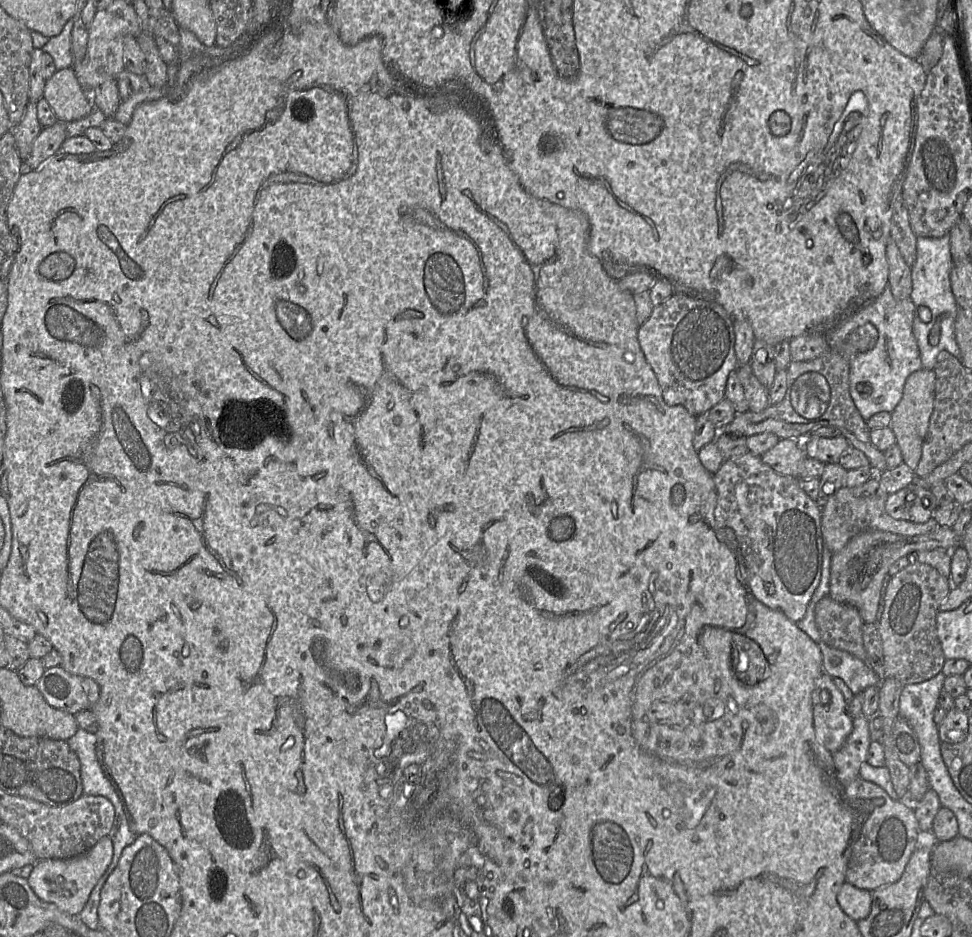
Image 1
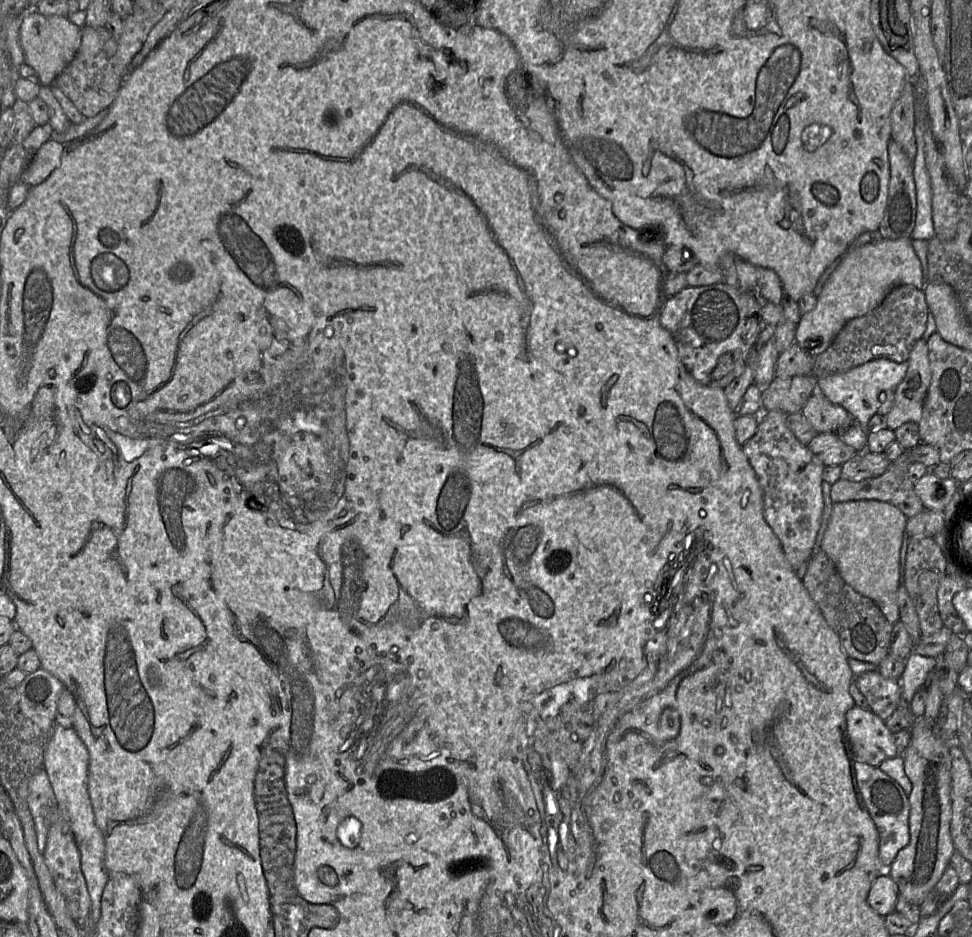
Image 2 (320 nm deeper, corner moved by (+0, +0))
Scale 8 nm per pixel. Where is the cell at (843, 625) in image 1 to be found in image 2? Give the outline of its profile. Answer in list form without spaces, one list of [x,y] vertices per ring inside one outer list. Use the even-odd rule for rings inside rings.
[[[812,550],[802,582],[828,625],[838,634],[847,657],[879,665],[889,653],[893,625],[878,606],[848,585],[822,550],[816,554],[813,554]]]

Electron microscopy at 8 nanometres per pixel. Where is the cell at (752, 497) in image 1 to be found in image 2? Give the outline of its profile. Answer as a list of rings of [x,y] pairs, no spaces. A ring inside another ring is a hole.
[[[779,410],[763,412],[756,433],[742,447],[763,492],[764,518],[779,539],[786,559],[798,569],[812,556],[821,526],[825,465],[798,441],[787,425],[787,417]]]

